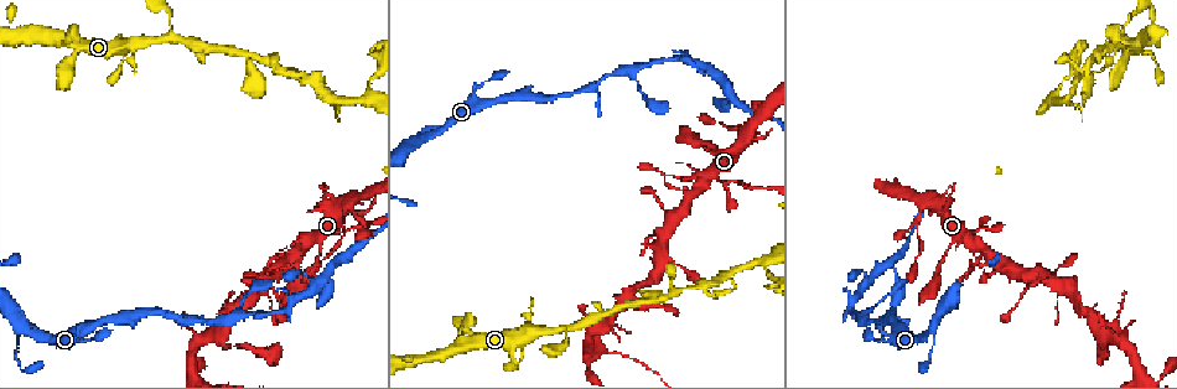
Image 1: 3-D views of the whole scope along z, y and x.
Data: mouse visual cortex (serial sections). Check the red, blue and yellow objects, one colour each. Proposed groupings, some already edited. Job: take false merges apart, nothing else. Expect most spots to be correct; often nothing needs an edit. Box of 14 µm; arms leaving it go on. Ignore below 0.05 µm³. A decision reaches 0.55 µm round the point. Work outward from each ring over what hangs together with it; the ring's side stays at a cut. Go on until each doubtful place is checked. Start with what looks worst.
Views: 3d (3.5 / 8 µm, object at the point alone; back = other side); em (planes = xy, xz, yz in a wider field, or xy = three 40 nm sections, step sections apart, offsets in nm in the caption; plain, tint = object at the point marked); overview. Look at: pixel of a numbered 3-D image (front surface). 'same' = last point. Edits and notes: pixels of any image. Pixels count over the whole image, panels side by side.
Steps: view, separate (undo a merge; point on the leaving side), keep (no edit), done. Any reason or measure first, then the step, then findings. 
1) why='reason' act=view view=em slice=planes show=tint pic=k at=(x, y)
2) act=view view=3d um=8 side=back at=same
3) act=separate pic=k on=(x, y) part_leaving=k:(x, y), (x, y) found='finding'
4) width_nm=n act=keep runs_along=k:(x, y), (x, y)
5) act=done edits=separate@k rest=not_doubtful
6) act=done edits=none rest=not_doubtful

why='three-way junction' act=view view=3d um=3.5 pic=1 at=(417, 137)

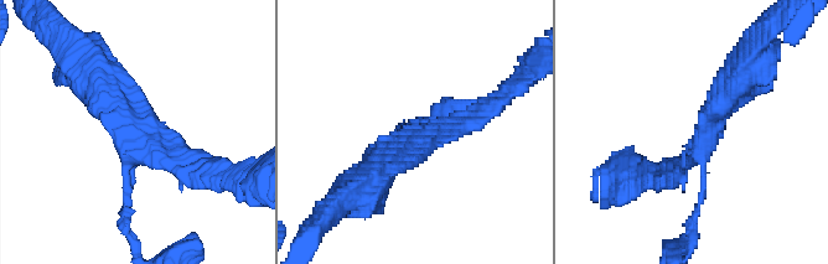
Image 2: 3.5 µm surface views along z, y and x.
arms=3 arm_widths_nm=100,200,350 why='shape alone is not enough' act=view view=em slice=xy step=2 show=tint pic=2 at=(421, 134)

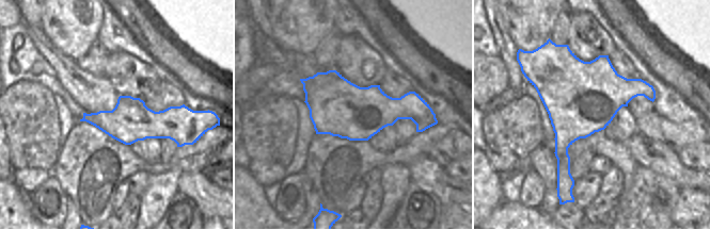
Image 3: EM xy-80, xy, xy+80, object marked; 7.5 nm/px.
act=keep runs_along=2:(210, 177), (141, 151), (99, 86) found='continuous, no second cell'

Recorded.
why='thin neck' act=view view=3d um=3.5 pic=1 at=(738, 125)

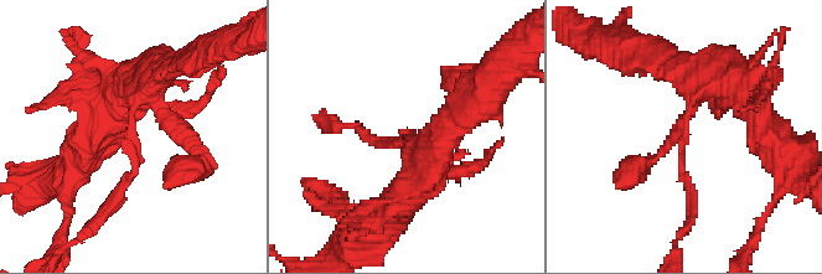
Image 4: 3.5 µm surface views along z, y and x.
why='shape alone is not enough' act=view view=em slice=planes show=plain pic=4 at=(685, 156)

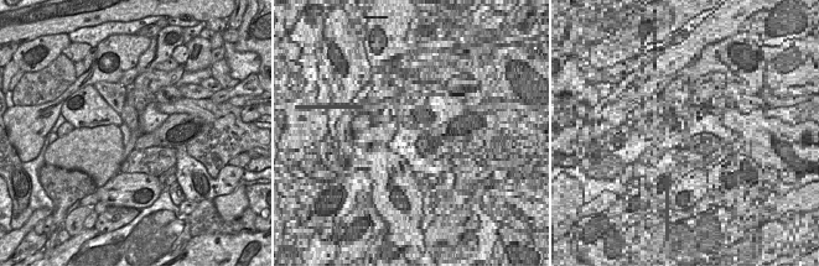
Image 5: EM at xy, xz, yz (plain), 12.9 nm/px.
why='where the object lies' act=view view=em slice=planes show=tint at=same

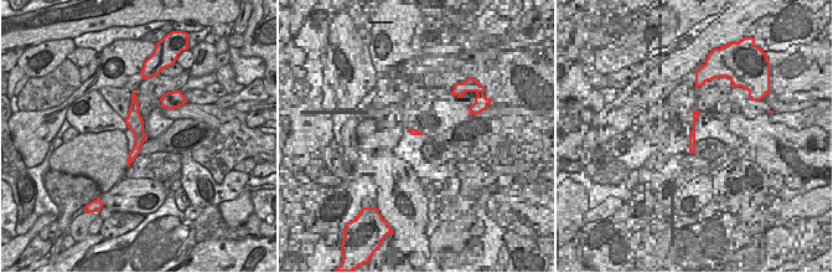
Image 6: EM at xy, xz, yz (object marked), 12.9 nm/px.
act=keep runs_along=4:(148, 84), (133, 103), (133, 171), (94, 225) found='one cell here'

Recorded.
why='arms part here' act=view view=3d um=3.5 pic=1 at=(570, 329)

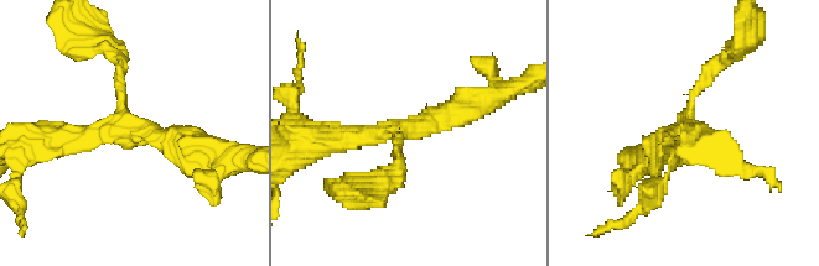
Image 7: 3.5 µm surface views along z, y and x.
arms=3 arm_widths_nm=150,300,300 act=view view=em slice=xy step=2 show=plain pic=7 at=(121, 129)

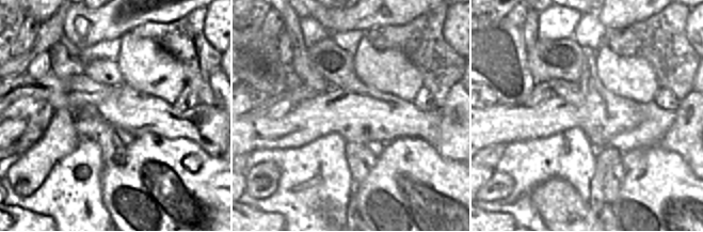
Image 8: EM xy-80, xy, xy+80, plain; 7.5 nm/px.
act=view view=em slice=xy step=2 show=tint at=same

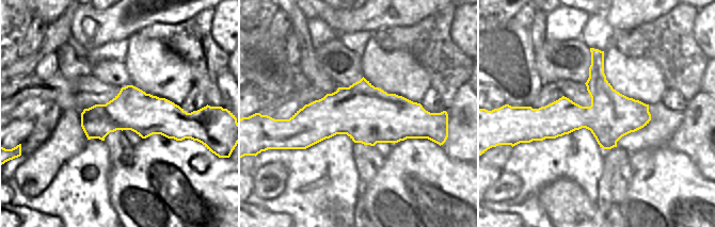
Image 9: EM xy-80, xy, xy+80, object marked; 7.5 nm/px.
width_nm=440 act=keep runs_along=9:(648, 116), (559, 117), (528, 123) found='one cell here'

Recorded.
why='abrupt turn' act=view view=3d um=3.5 pic=1 at=(726, 275)

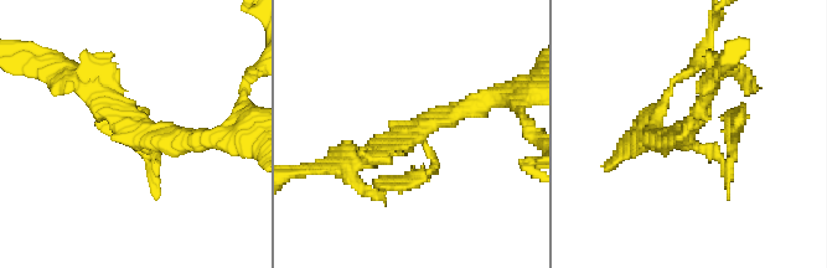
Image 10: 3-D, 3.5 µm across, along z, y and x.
why='now the EM' act=view view=em slice=xy step=5 show=tint pic=10 at=(419, 128)

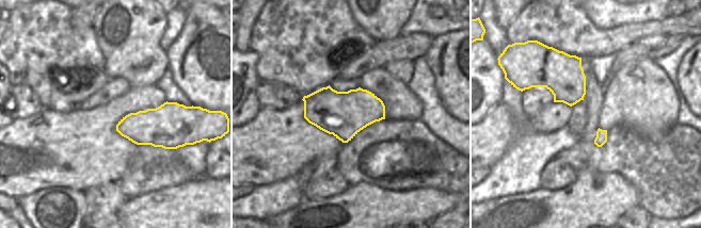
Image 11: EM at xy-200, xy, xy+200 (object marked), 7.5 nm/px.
why='cut it another way' act=view view=em slice=planes show=tint at=same

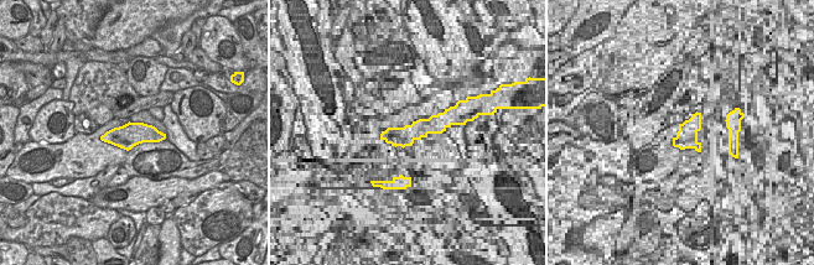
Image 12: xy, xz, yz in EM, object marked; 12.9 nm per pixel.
act=keep found='continuous, no second cell'

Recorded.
act=done edits=none rest=not_doubtful

